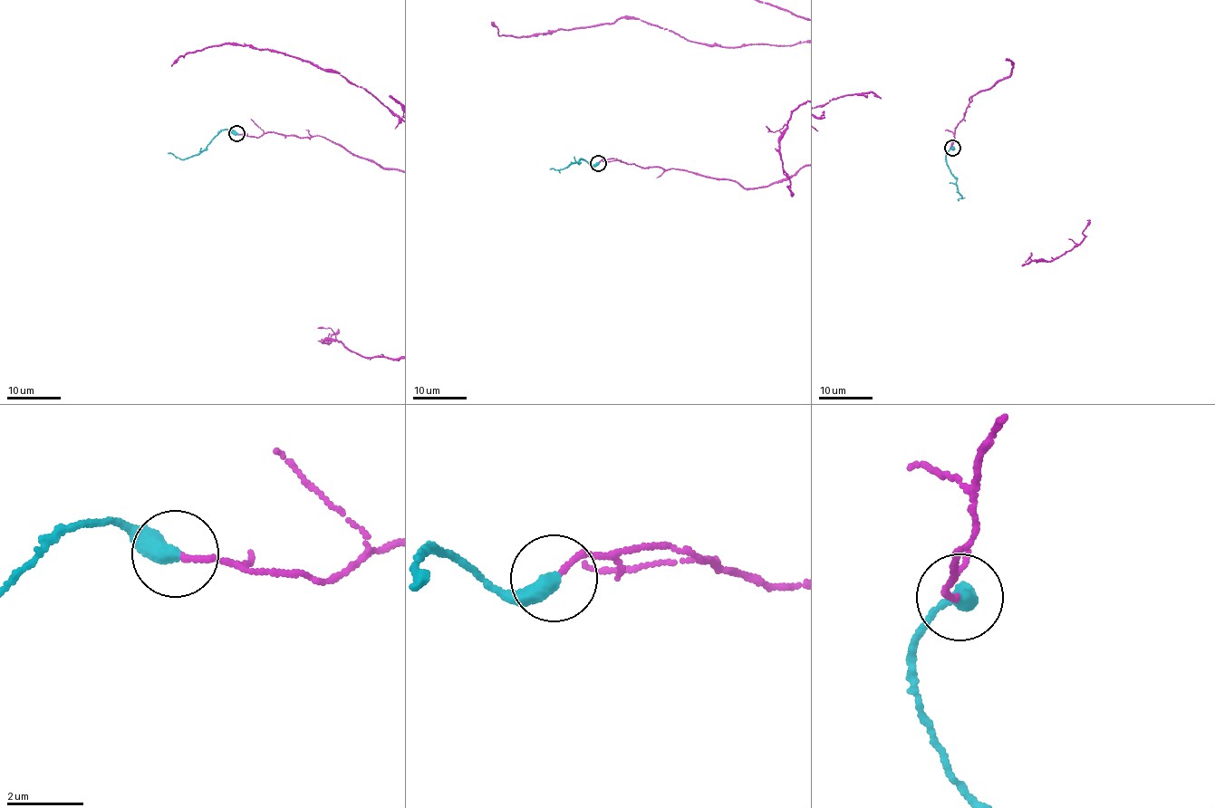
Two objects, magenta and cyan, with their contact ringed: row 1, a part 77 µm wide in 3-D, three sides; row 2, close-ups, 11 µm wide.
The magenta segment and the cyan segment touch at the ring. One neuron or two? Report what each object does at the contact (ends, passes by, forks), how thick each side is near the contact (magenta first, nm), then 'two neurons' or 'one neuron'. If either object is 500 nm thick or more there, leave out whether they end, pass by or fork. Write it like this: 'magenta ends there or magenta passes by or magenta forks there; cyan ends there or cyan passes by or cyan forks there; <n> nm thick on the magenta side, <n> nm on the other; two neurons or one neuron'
magenta ends there; cyan ends there; 140 nm thick on the magenta side, 480 nm on the other; one neuron

